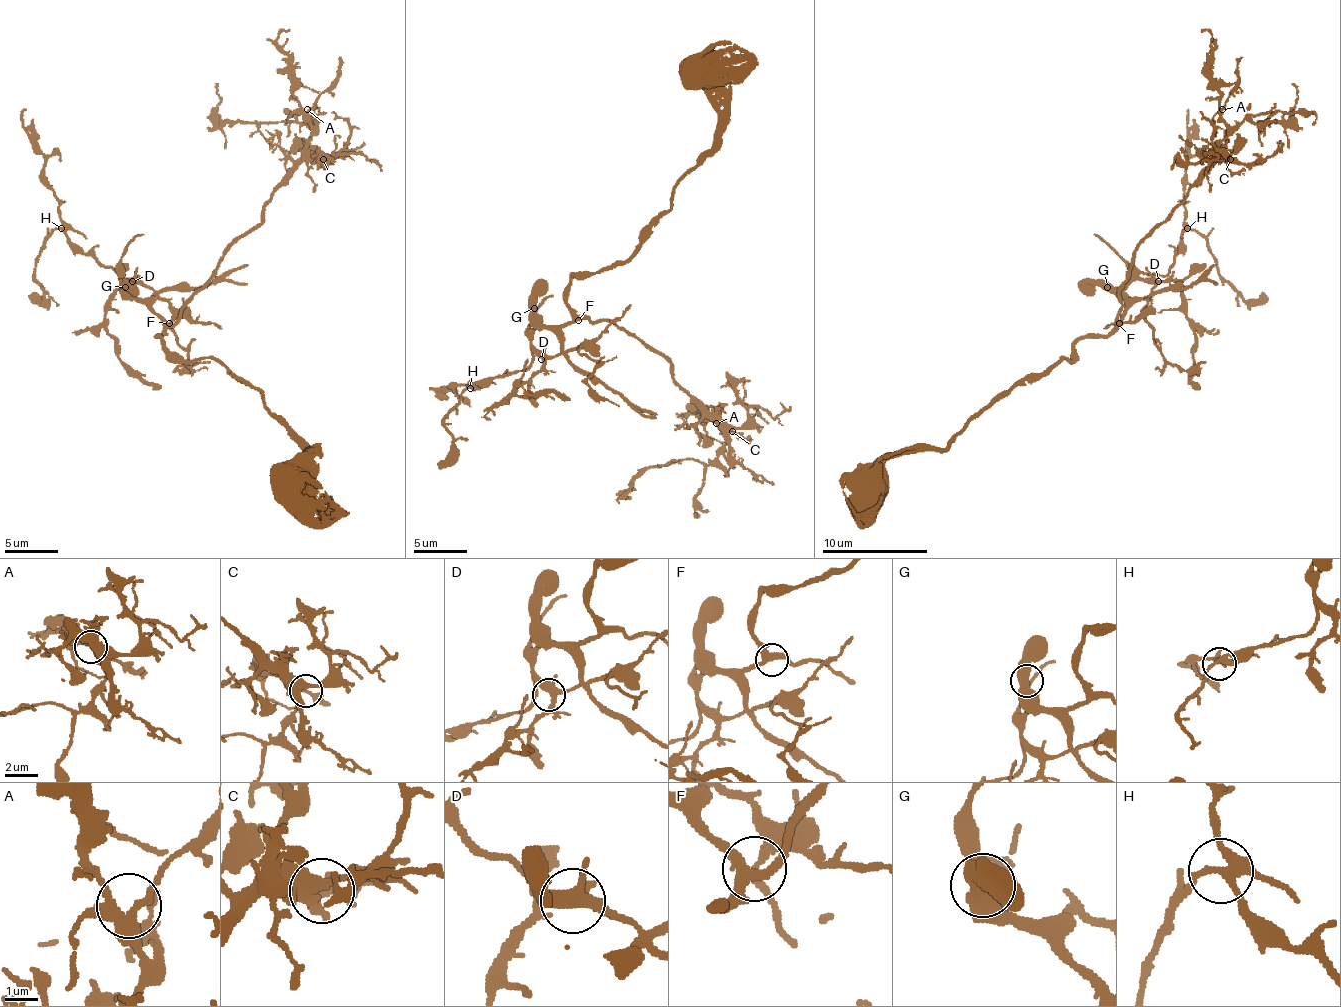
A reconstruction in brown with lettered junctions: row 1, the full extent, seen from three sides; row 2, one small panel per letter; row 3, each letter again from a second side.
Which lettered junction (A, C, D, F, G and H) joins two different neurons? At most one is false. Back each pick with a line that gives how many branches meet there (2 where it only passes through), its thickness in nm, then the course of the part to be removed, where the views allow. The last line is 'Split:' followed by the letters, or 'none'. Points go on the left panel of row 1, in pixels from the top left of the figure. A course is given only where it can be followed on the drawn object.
Split: none

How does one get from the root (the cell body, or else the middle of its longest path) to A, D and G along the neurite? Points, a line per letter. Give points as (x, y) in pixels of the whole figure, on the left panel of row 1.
A: (286, 488), (278, 474), (309, 450), (243, 379), (159, 337), (262, 220), (312, 136), (307, 109)
D: (286, 488), (278, 474), (309, 450), (222, 363), (180, 361), (159, 337), (153, 292), (132, 281)
G: (286, 488), (278, 474), (309, 450), (259, 392), (222, 363), (180, 361), (159, 337), (164, 321), (124, 286)

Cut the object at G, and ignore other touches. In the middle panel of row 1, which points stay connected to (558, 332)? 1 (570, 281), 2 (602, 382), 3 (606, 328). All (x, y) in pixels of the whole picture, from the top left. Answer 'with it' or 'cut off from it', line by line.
1: with it
2: with it
3: cut off from it

